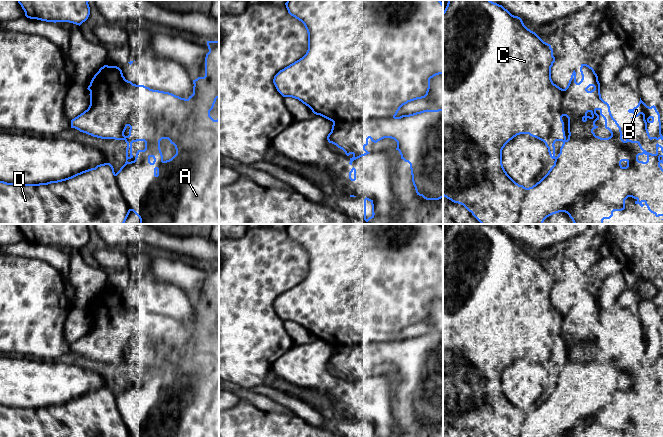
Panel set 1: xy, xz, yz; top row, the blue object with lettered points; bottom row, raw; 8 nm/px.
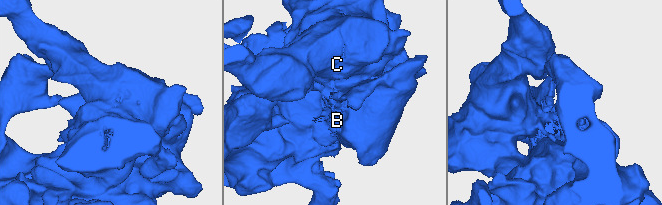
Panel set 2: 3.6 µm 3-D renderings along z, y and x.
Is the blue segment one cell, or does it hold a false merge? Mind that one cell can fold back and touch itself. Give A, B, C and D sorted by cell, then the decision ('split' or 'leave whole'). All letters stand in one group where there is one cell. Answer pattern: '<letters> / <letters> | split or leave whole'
A B / C D | split

